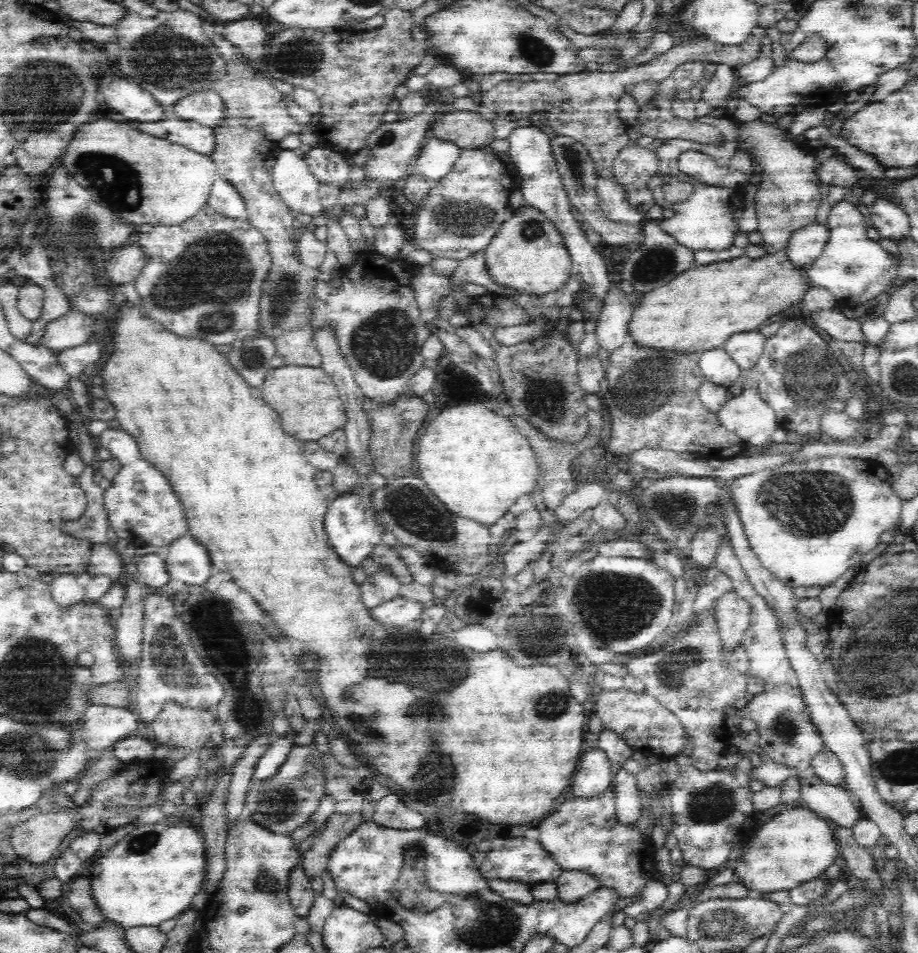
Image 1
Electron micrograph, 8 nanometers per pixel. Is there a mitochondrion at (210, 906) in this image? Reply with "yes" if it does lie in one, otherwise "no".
no

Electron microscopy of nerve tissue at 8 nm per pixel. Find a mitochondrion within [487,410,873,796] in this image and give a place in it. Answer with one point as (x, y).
(617, 606)

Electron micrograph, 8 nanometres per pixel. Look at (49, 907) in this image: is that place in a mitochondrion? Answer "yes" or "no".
no

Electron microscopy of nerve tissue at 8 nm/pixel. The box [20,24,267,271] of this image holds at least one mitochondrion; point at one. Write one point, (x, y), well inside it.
(167, 57)

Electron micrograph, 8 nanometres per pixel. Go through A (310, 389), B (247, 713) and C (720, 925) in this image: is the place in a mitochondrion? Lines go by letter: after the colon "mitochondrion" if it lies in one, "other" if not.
A: other
B: mitochondrion
C: mitochondrion

